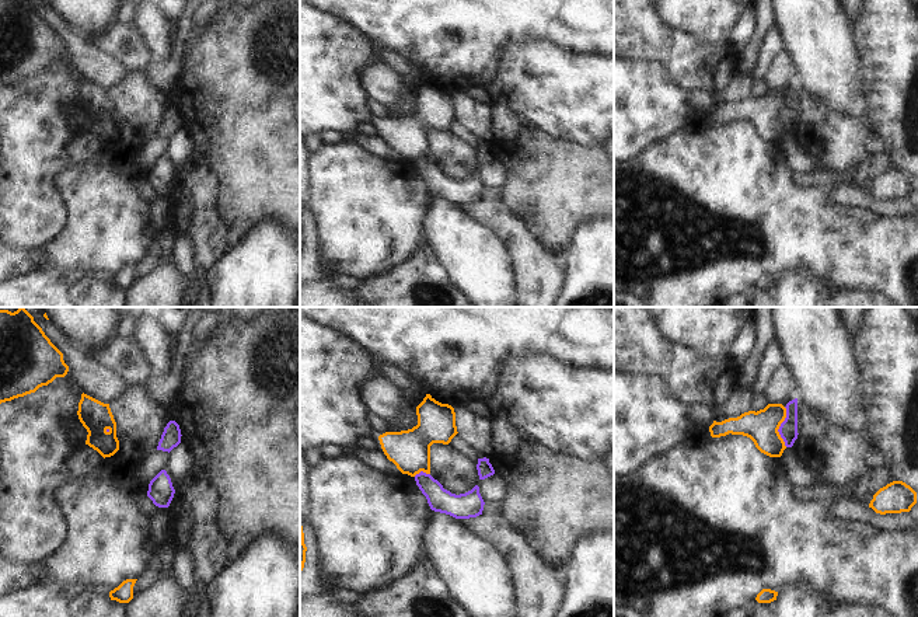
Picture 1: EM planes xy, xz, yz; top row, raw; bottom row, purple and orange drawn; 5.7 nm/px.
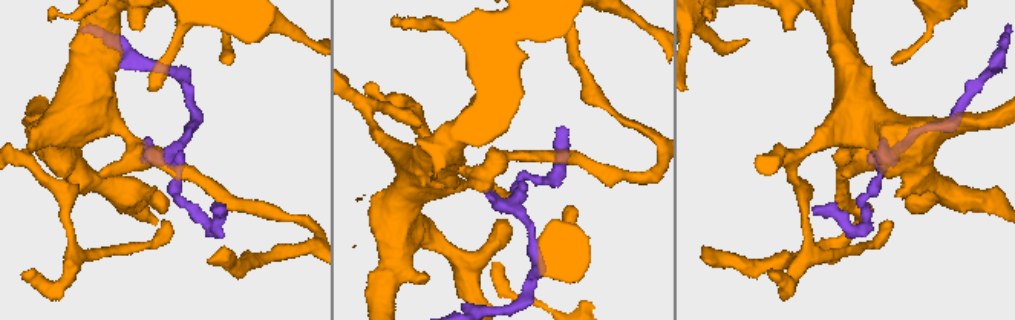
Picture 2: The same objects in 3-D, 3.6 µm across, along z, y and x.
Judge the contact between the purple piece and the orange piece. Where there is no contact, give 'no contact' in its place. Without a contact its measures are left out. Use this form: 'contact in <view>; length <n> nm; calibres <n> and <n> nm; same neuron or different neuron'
contact in yz; length 240 nm; calibres 110 and 190 nm; different neuron

